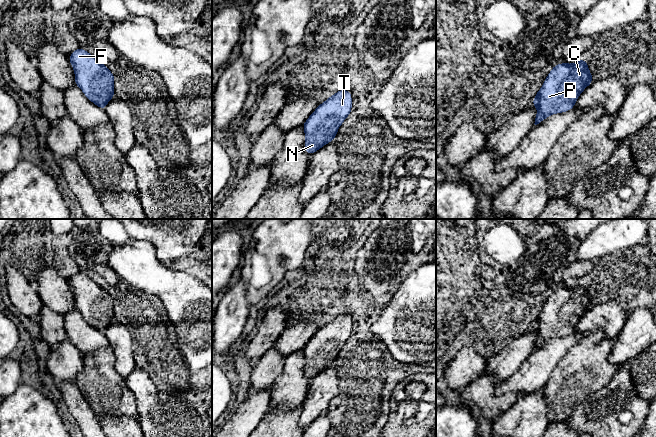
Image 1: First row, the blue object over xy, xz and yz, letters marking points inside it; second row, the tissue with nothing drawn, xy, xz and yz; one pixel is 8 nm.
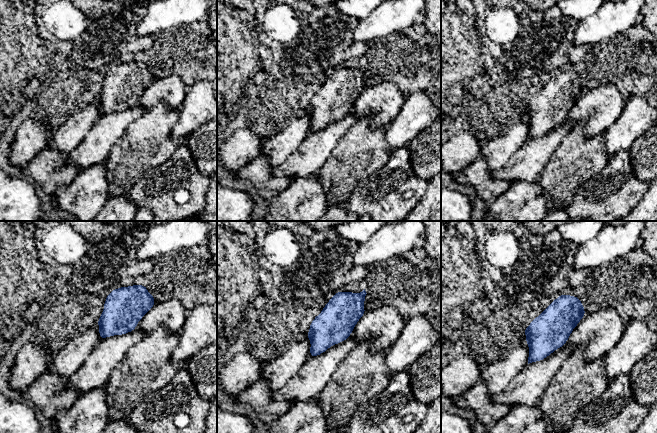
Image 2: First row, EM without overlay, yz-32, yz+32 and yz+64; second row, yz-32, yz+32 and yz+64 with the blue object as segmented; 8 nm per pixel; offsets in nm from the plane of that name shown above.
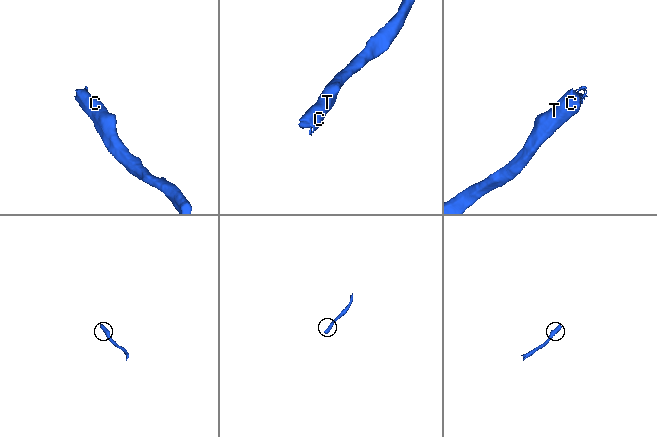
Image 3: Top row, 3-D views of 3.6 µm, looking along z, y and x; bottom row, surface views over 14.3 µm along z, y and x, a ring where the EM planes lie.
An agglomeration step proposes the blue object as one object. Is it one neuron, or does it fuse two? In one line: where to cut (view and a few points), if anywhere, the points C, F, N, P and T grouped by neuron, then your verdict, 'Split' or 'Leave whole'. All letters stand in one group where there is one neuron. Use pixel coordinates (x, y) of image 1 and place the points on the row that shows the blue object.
No split. Groups: C F N P T. Leave whole

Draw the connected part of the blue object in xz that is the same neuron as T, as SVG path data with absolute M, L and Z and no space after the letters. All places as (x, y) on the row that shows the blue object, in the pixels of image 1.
M339 90L319 104L302 125L305 134L305 151L314 154L333 141L339 127L350 115L352 96L348 90Z

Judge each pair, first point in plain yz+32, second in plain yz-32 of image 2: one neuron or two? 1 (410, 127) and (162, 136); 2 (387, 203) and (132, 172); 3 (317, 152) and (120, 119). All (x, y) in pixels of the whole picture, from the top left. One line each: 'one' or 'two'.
1: two
2: two
3: one

